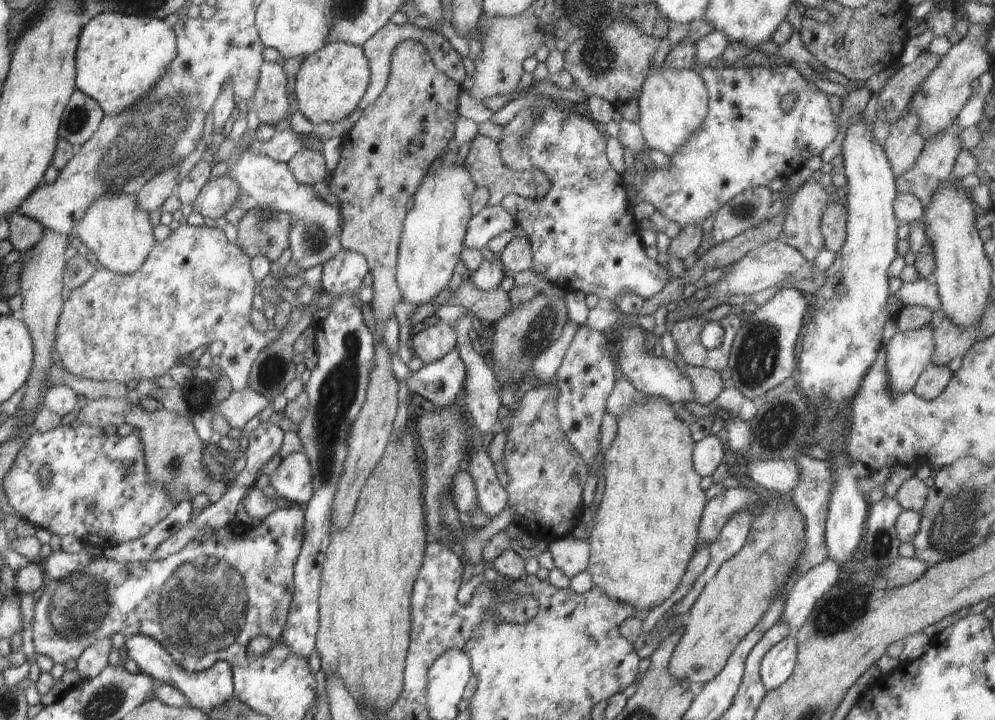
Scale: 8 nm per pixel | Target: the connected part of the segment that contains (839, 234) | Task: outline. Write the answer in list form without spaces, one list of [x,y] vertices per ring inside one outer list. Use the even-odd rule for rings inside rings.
[[[829,202],[819,225],[825,248],[838,253],[847,238],[847,210],[838,203]]]

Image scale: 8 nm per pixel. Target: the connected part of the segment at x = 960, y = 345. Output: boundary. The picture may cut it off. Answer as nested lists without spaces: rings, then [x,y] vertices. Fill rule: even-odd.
[[[945,316],[942,319],[935,320],[934,326],[934,354],[932,354],[932,365],[947,365],[953,360],[962,358],[977,338],[976,326],[970,326],[966,330],[954,326],[950,318]]]

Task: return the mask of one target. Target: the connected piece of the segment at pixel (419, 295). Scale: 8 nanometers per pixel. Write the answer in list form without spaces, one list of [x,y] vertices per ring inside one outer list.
[[[440,164],[434,174],[428,172],[414,196],[414,207],[407,213],[397,263],[396,285],[405,302],[415,305],[432,303],[451,282],[455,267],[459,263],[463,250],[463,239],[471,218],[469,203],[471,195],[477,188],[462,166]]]

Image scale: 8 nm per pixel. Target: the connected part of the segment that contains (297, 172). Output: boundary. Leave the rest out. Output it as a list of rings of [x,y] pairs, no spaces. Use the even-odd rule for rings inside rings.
[[[312,149],[293,155],[286,164],[296,181],[306,187],[313,188],[327,176],[325,158]]]

